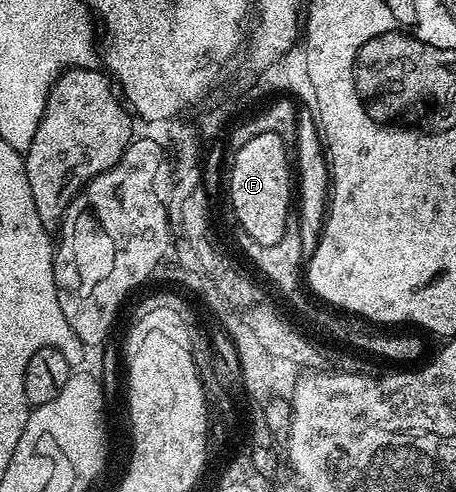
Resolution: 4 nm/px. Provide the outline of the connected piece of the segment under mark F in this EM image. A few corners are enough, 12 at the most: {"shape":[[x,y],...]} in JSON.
{"shape":[[259,134],[232,153],[239,228],[274,245],[295,196],[291,152]]}

